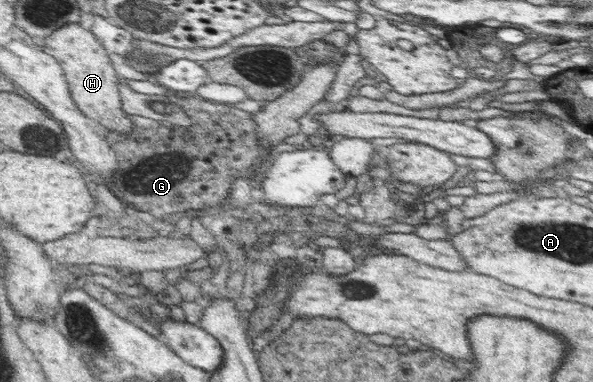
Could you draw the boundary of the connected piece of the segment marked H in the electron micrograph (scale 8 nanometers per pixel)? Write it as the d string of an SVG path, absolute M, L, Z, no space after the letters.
M67 23L55 29L46 37L41 47L45 53L53 56L61 69L68 84L70 95L78 109L90 119L95 119L106 130L113 130L123 135L129 135L135 127L129 123L127 113L123 110L119 92L119 76L113 68L108 51L95 38L91 30L84 29L77 23Z

